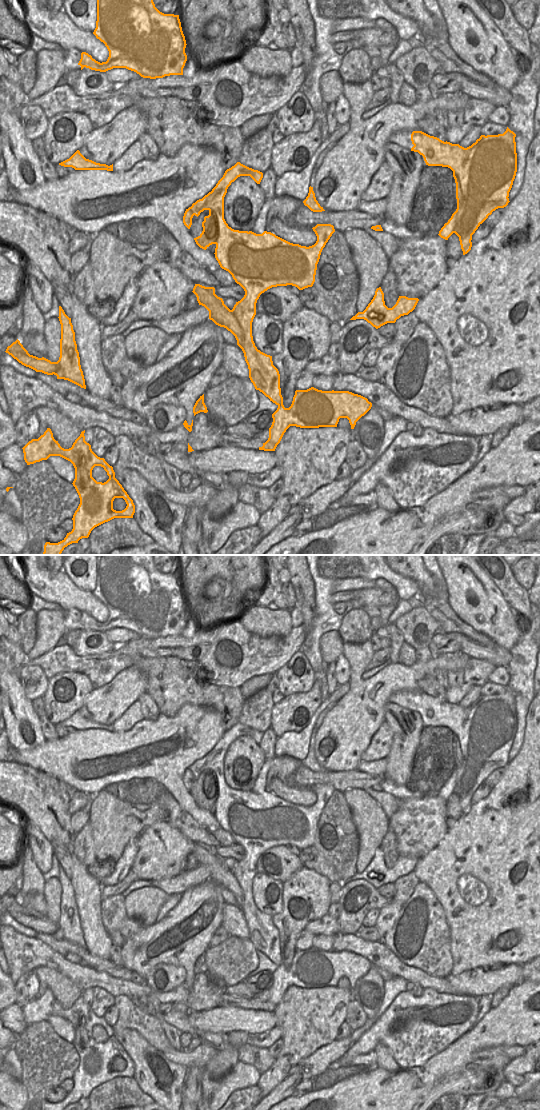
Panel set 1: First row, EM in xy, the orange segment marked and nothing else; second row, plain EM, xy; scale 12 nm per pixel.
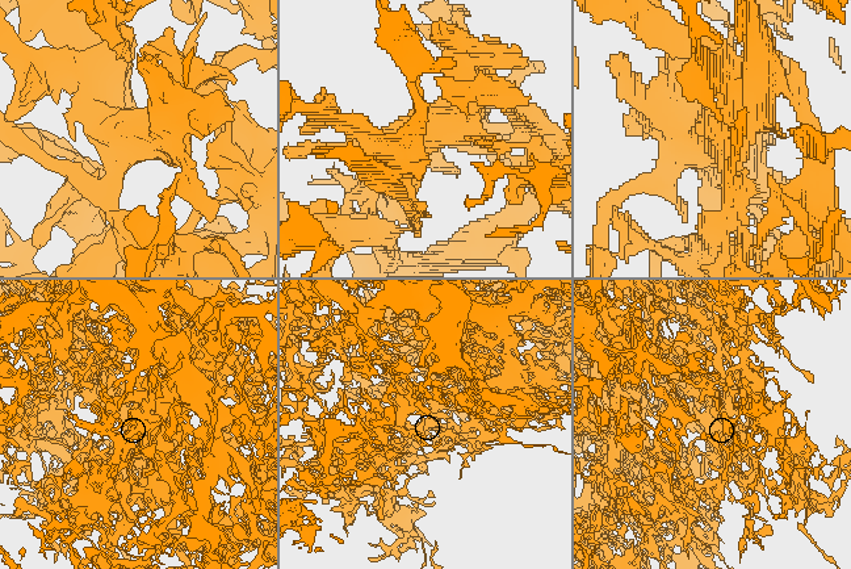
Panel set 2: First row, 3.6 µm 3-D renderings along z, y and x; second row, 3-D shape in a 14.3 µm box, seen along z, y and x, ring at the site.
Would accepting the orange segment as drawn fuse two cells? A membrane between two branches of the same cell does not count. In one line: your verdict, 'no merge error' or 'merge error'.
merge error

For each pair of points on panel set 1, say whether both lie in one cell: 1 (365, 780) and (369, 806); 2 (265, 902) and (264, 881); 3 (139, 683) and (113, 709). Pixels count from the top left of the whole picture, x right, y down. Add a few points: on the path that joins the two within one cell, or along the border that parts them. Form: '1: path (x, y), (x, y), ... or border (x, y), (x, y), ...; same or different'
1: border (364, 789), (351, 788), (343, 792); different
2: path (265, 897), (264, 886); same
3: path (133, 689), (119, 703); same

